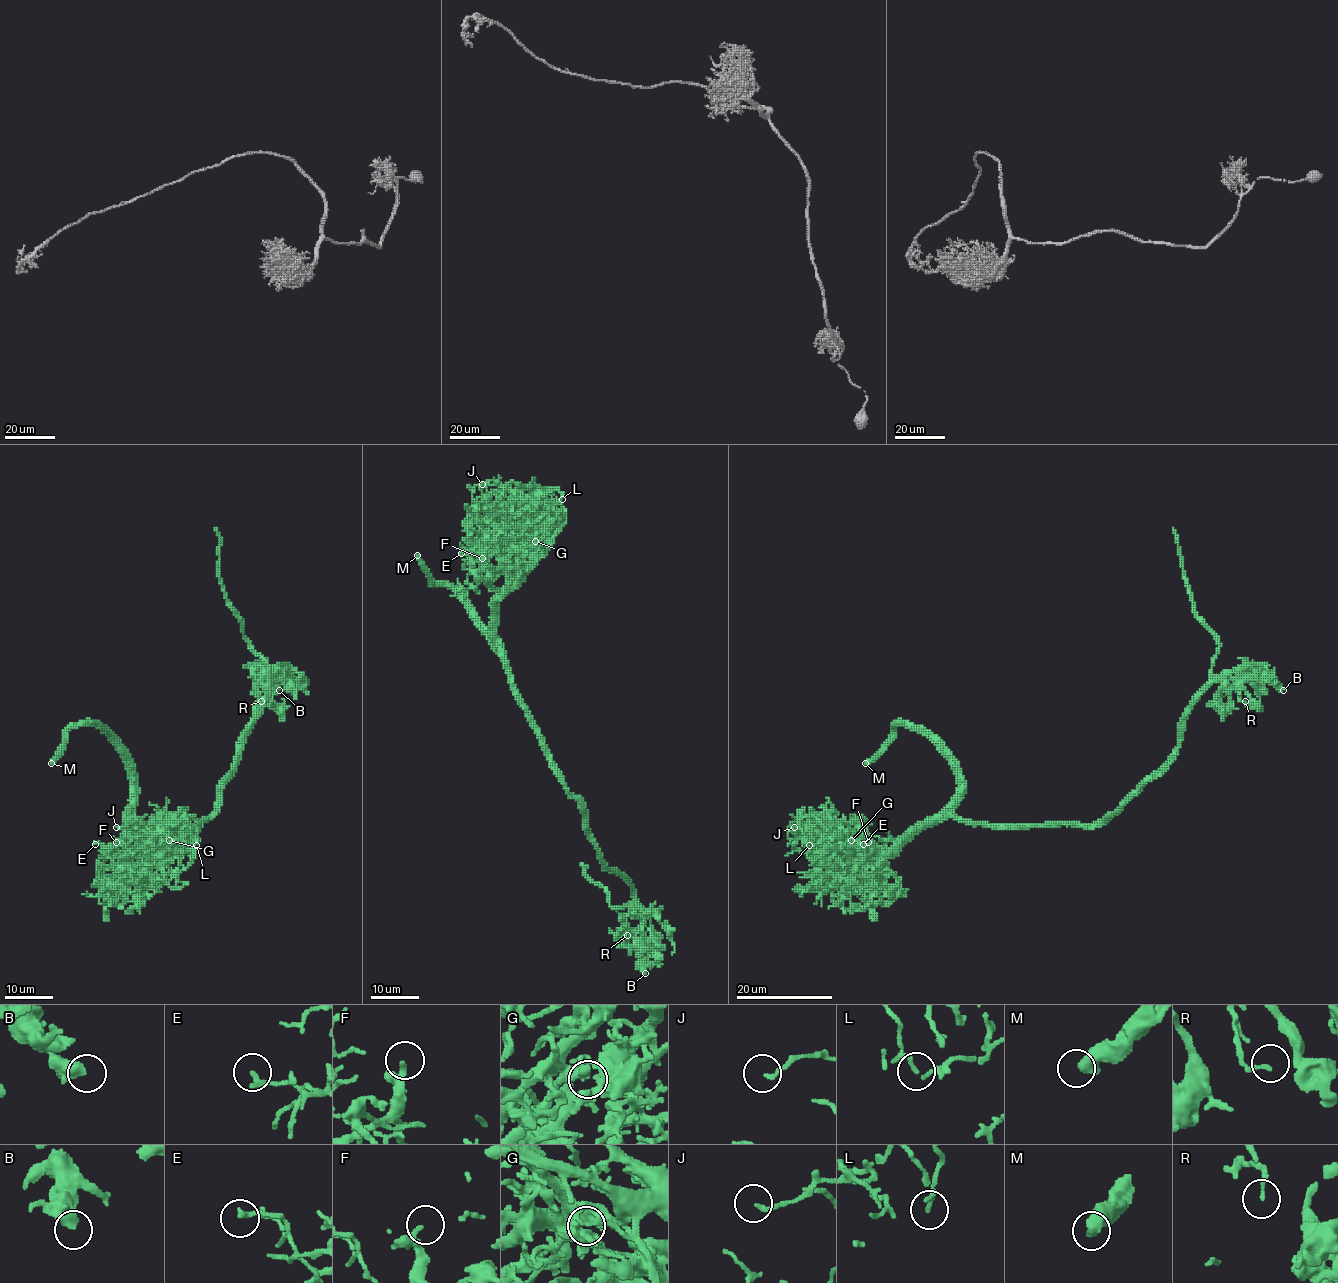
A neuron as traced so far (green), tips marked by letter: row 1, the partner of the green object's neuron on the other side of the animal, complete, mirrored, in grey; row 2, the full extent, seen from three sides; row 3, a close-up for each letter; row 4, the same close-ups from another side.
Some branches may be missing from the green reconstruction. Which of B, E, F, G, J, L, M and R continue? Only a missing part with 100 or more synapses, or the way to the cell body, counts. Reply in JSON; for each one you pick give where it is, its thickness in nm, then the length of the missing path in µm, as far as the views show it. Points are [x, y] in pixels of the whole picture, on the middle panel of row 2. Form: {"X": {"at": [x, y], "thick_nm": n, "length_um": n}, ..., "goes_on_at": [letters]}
{"M": {"at": [417, 555], "thick_nm": 550, "length_um": 140}, "goes_on_at": ["M"]}

